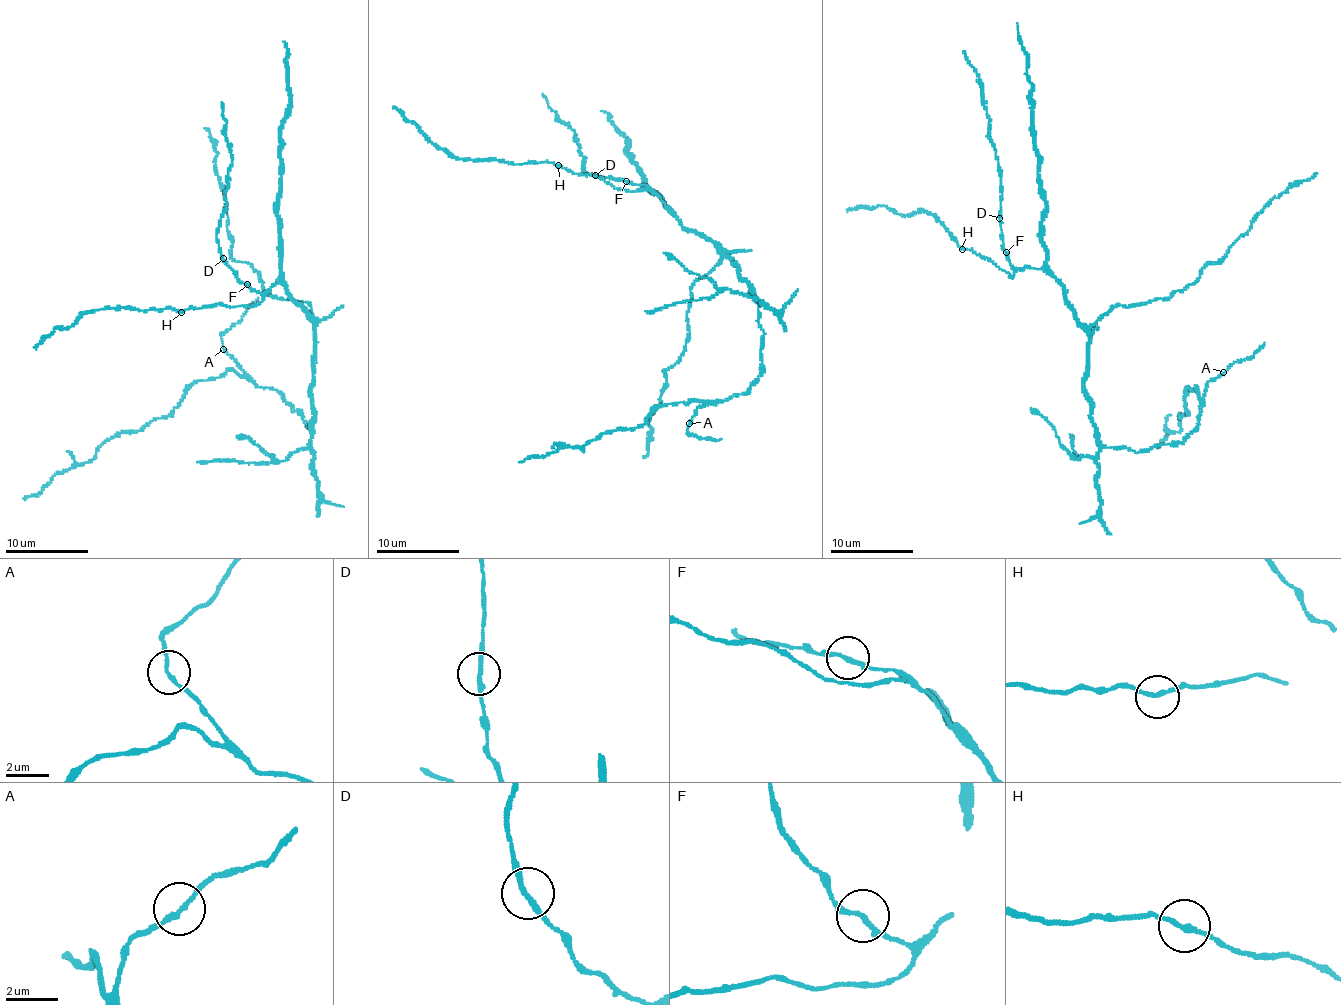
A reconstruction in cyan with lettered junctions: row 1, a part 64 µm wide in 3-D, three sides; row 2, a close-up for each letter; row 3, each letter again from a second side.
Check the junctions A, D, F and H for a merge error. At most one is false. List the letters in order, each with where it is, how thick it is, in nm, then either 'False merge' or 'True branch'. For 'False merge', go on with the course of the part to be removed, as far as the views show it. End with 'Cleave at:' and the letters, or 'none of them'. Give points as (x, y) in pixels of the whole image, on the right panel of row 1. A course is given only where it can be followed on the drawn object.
A: Place: (1223, 372). Thickness 170 nm. True branch
D: Place: (999, 218). Thickness 190 nm. True branch
F: Place: (1006, 252). Thickness 180 nm. True branch
H: Place: (962, 249). Thickness 180 nm. True branch
Cleave at: none of them

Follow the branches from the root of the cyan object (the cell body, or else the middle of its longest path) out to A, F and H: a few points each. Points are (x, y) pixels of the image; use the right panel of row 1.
A: (1088, 395), (1097, 440), (1108, 447), (1149, 451), (1154, 447), (1179, 443), (1192, 433), (1205, 389), (1223, 372)
F: (1088, 395), (1084, 388), (1084, 374), (1089, 331), (1076, 317), (1063, 286), (1041, 269), (1012, 267), (1006, 252)
H: (1088, 395), (1089, 331), (1063, 286), (1039, 269), (1024, 267), (1011, 277), (987, 257), (961, 249)

